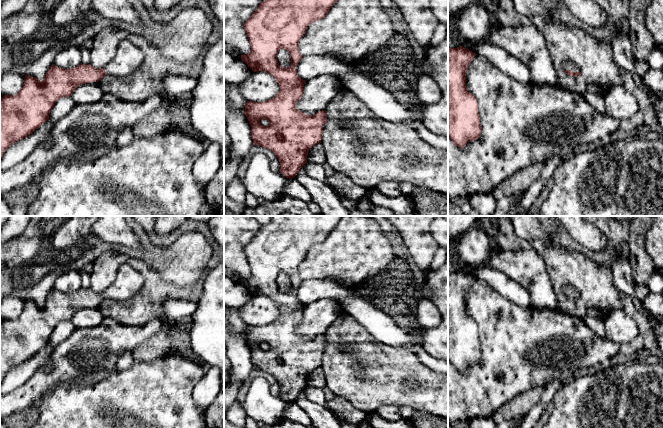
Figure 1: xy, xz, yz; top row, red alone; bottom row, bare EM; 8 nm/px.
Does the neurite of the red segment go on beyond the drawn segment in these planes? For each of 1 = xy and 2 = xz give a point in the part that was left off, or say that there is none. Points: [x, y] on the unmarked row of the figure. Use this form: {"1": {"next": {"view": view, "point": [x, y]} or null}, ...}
{"1": {"next": {"view": "xy", "point": [128, 282]}}, "2": {"next": null}}

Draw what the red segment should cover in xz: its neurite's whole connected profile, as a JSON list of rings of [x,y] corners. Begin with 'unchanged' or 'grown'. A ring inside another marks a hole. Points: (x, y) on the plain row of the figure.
unchanged; [[[271,216],[268,224],[261,225],[258,233],[244,247],[251,274],[249,278],[241,279],[241,283],[252,293],[253,296],[265,295],[270,297],[279,308],[278,318],[264,326],[247,325],[245,339],[251,350],[251,361],[254,369],[262,370],[271,374],[280,386],[280,397],[286,402],[295,402],[299,394],[307,387],[308,375],[318,367],[321,367],[323,349],[327,346],[327,337],[322,334],[314,339],[308,339],[296,332],[297,326],[302,322],[305,304],[297,297],[296,290],[302,283],[299,274],[299,266],[305,259],[308,250],[324,242],[332,230],[338,225],[343,216]],[[280,273],[286,273],[291,281],[291,290],[280,291],[277,278]]]

